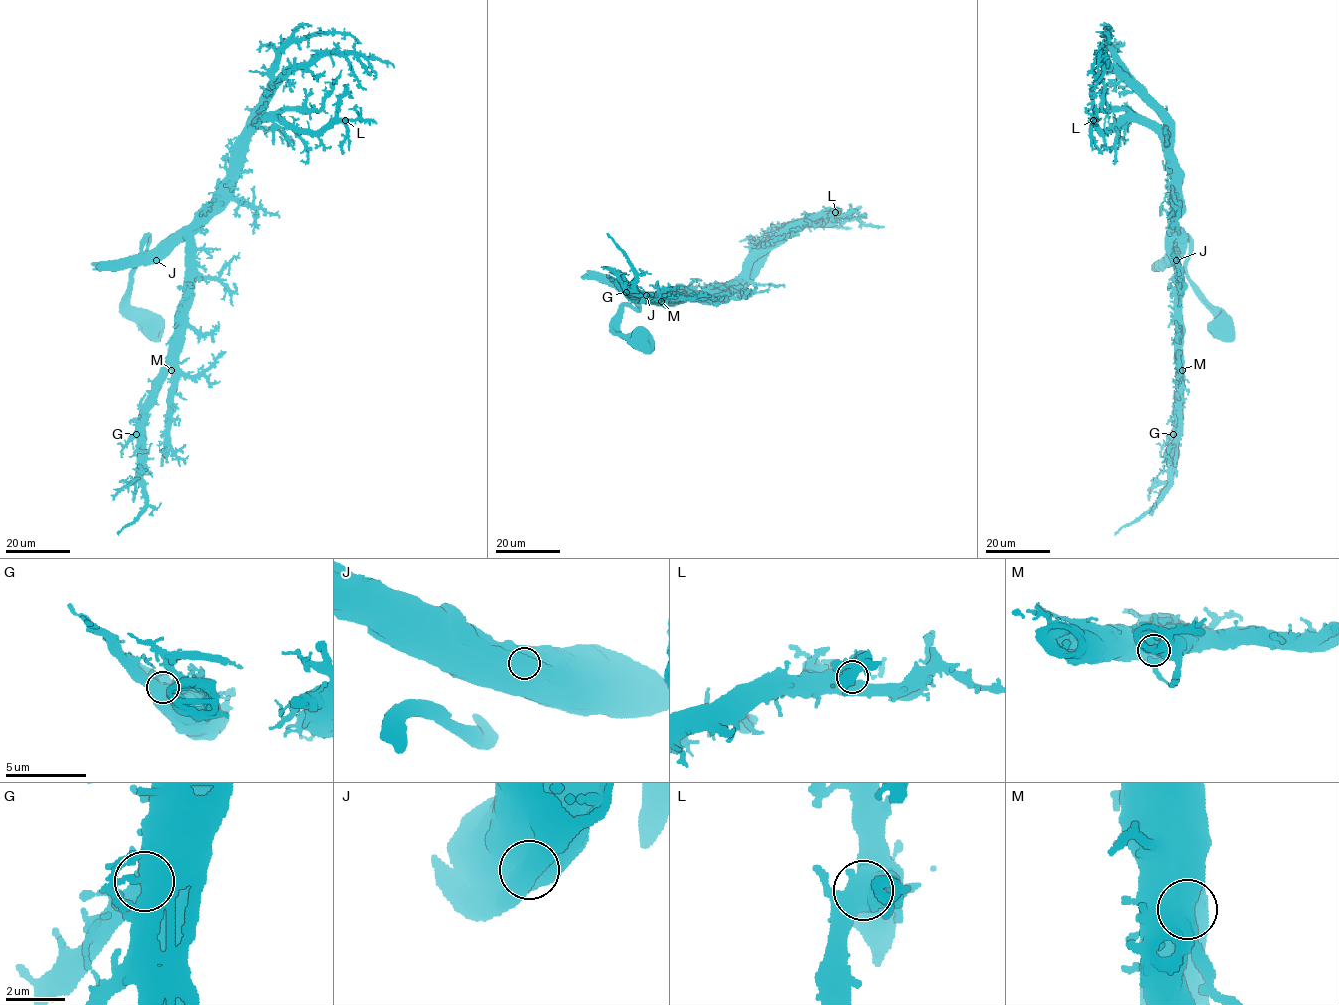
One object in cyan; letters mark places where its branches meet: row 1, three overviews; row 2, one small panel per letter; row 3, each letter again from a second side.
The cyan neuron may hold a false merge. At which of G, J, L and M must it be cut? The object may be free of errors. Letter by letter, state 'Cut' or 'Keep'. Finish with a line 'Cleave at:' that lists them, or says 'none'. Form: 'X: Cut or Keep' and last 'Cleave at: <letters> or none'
G: Keep
J: Keep
L: Keep
M: Keep
Cleave at: none

